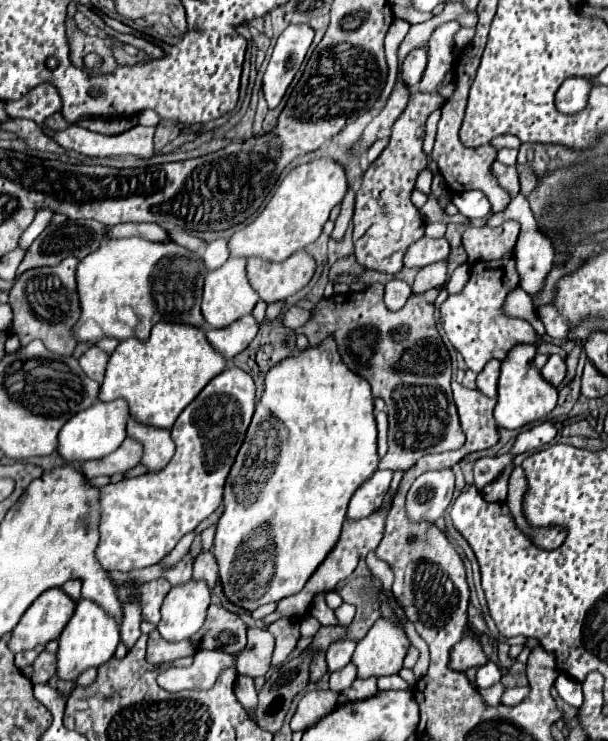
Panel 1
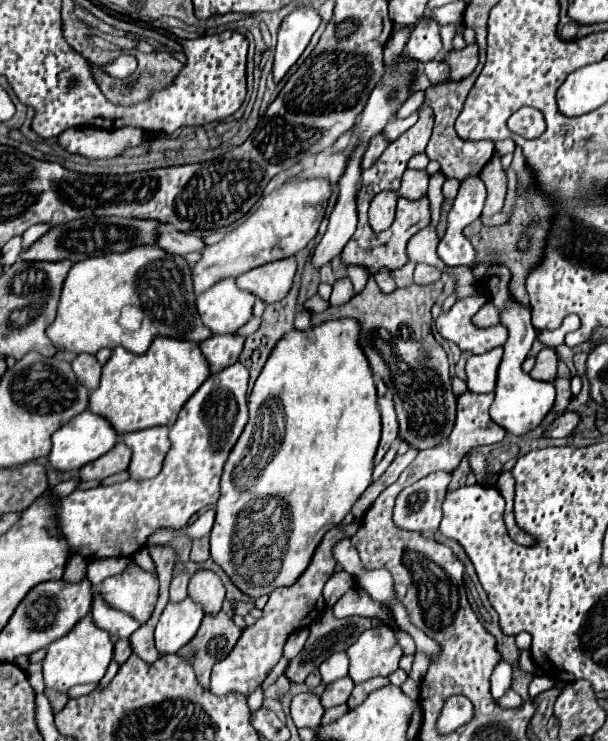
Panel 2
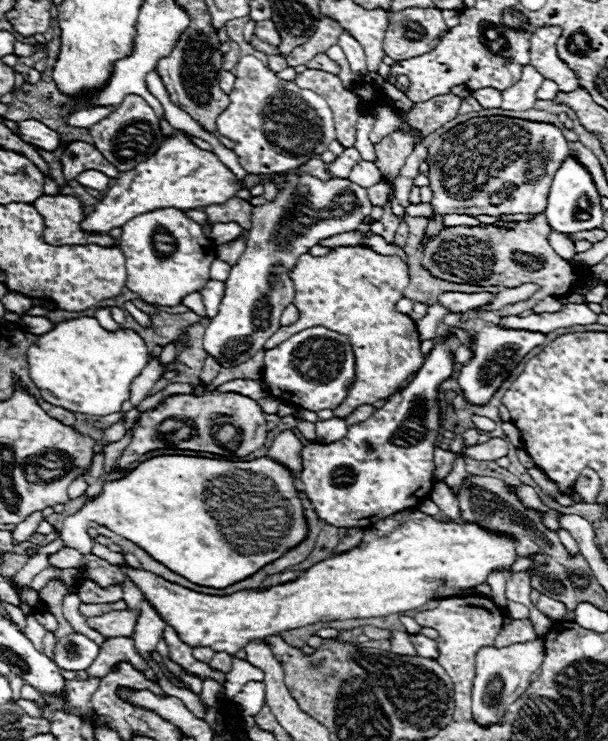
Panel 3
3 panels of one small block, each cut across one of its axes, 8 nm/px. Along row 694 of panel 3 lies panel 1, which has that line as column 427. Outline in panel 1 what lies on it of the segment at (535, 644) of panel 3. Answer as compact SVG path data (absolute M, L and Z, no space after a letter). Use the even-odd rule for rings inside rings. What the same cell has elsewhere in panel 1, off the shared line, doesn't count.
M434 470L418 476L406 496L406 512L410 520L436 522L450 506L454 494L454 472Z

